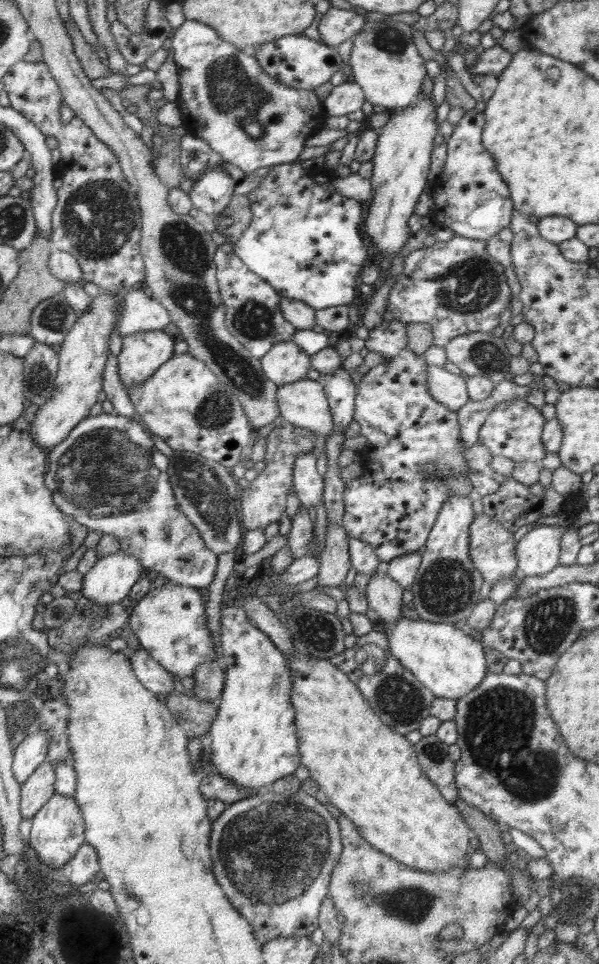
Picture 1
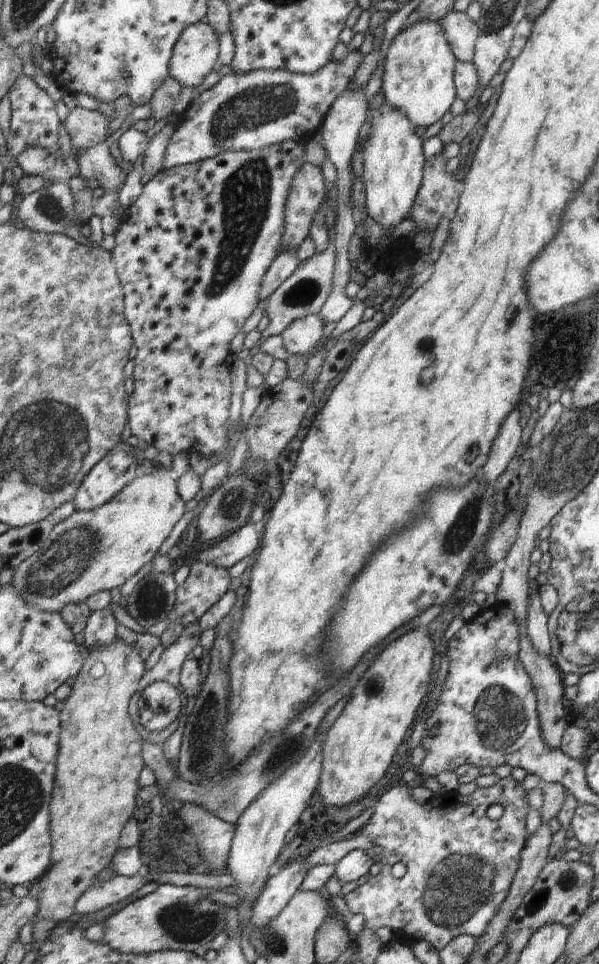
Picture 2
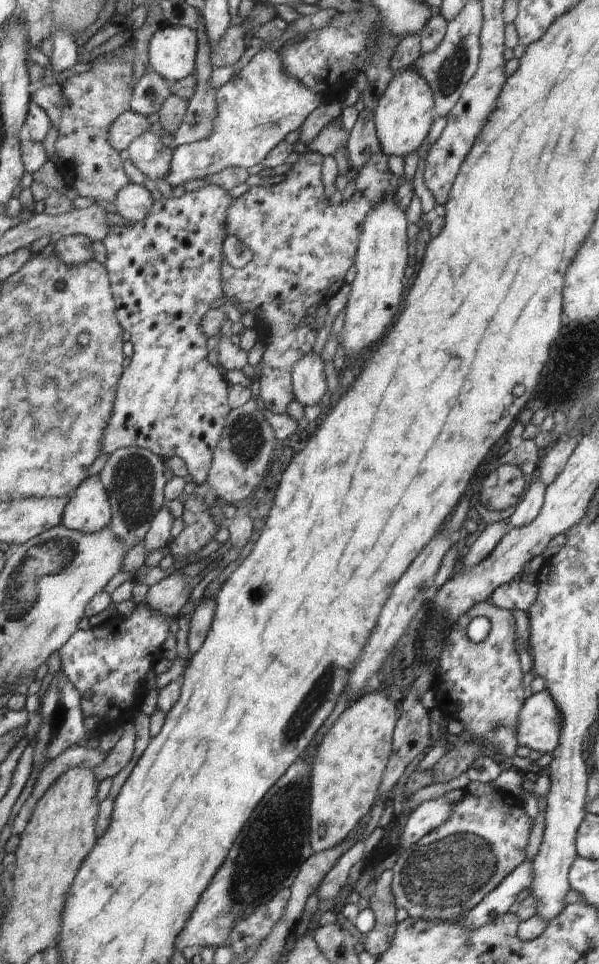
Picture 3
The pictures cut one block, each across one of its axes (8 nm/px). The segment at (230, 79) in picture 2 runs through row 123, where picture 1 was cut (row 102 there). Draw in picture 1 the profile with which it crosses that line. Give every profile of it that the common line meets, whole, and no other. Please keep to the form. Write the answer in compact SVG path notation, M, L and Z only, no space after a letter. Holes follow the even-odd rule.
M186 19L175 30L171 41L173 59L178 68L179 93L176 101L182 125L210 145L224 163L234 164L244 173L254 174L259 168L272 168L276 163L295 162L306 148L306 141L323 128L328 116L314 89L286 87L280 79L264 73L250 51L237 49L210 25Z

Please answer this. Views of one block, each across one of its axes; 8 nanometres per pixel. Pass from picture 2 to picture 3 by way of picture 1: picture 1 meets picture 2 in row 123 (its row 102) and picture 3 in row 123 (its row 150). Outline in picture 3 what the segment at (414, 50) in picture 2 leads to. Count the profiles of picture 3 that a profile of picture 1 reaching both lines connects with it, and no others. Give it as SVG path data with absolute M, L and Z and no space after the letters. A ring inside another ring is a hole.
M413 65L395 73L373 112L378 142L383 153L402 158L420 149L428 136L431 125L437 119L434 92L428 86L428 80Z

